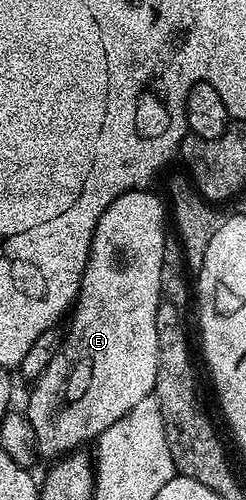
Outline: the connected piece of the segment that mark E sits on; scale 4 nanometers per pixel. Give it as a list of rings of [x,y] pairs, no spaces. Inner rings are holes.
[[[139,187],[120,195],[96,223],[78,296],[68,317],[70,330],[64,333],[62,345],[44,375],[33,382],[30,402],[24,406],[43,458],[57,459],[81,450],[108,431],[116,419],[128,417],[140,399],[153,394],[158,374],[156,311],[163,300],[160,267],[164,263],[164,243],[168,236],[168,209],[163,198],[161,201],[150,191]]]

